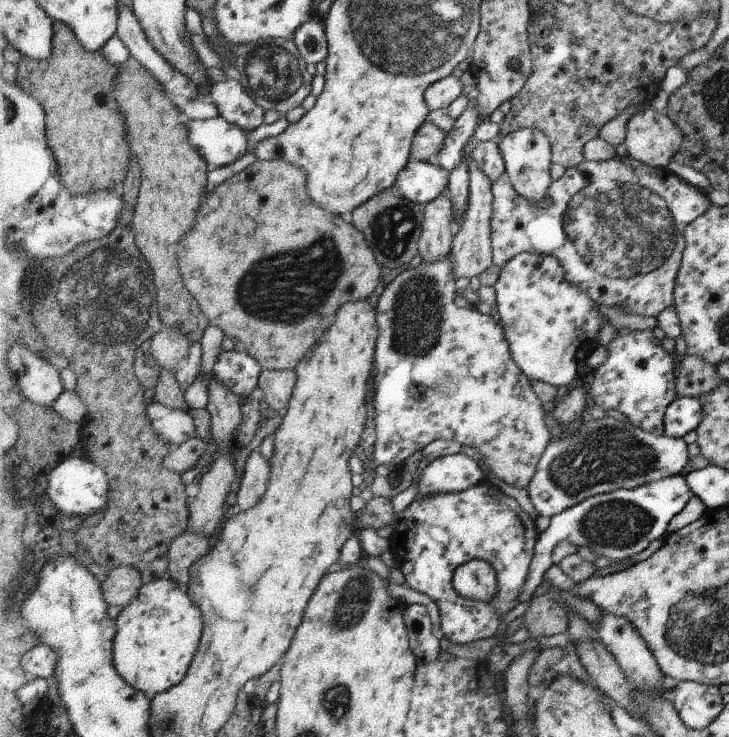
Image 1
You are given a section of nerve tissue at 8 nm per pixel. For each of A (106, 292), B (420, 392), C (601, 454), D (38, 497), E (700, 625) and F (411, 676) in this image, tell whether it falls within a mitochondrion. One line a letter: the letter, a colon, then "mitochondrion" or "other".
A: mitochondrion
B: other
C: mitochondrion
D: other
E: mitochondrion
F: other

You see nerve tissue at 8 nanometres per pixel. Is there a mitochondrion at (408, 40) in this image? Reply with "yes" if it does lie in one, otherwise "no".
yes

